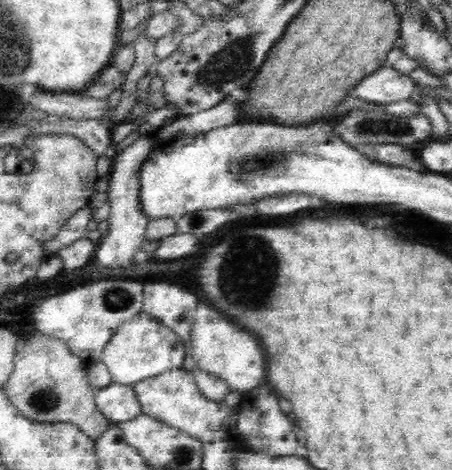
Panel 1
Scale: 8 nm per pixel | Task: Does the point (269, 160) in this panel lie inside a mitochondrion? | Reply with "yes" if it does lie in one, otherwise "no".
yes

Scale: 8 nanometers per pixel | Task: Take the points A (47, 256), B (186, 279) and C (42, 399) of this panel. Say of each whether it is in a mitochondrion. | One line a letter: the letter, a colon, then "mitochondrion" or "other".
A: other
B: other
C: mitochondrion

